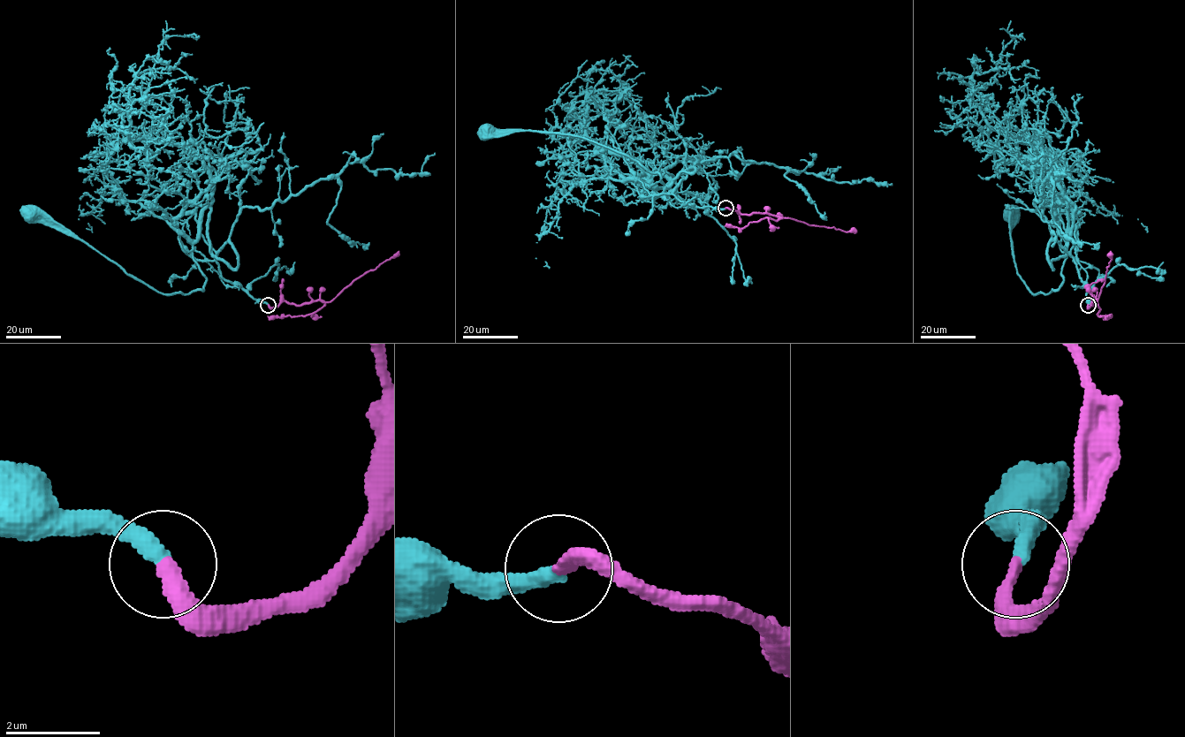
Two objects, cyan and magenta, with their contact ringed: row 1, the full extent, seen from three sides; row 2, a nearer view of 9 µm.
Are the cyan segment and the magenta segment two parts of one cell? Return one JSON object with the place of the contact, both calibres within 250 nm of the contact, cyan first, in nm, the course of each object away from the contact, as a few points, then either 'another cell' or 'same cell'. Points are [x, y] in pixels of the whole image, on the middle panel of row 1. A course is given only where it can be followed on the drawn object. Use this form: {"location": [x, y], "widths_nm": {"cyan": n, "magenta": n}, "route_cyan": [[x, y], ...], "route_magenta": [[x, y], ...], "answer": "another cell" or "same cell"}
{"location": [725, 208], "widths_nm": {"cyan": 360, "magenta": 320}, "route_cyan": [[725, 208], [650, 194], [635, 181], [649, 186], [663, 183], [660, 175], [584, 138], [534, 131], [490, 133]], "route_magenta": [[725, 208], [741, 214], [769, 213], [846, 231], [856, 231]], "answer": "same cell"}

